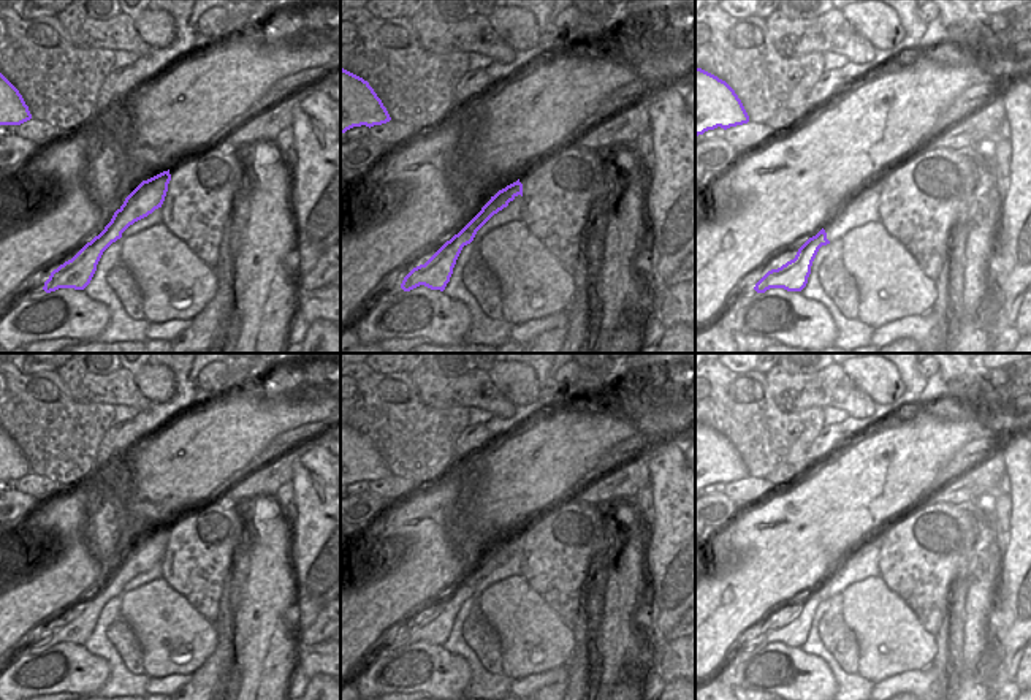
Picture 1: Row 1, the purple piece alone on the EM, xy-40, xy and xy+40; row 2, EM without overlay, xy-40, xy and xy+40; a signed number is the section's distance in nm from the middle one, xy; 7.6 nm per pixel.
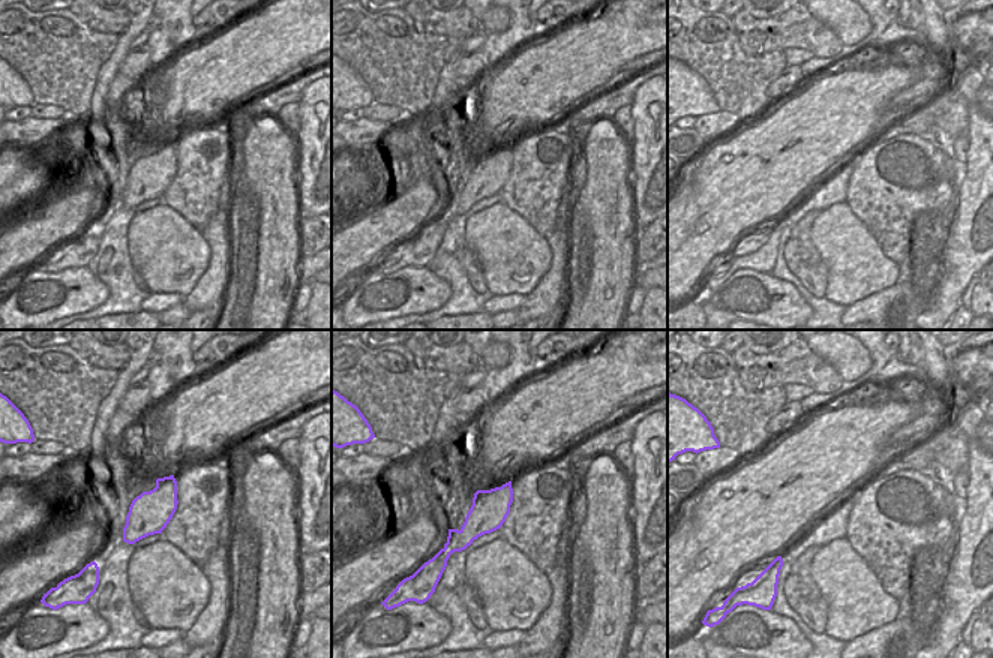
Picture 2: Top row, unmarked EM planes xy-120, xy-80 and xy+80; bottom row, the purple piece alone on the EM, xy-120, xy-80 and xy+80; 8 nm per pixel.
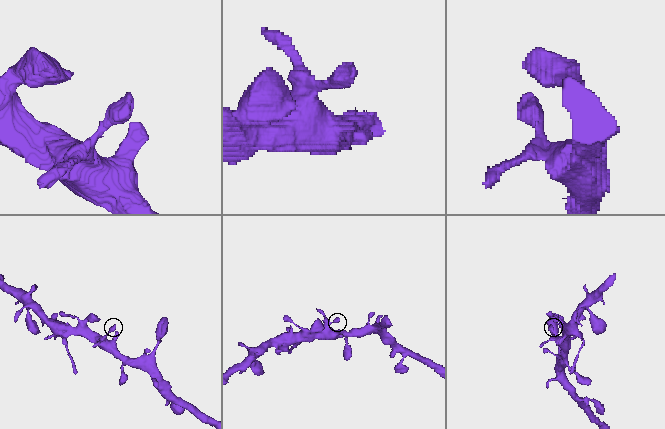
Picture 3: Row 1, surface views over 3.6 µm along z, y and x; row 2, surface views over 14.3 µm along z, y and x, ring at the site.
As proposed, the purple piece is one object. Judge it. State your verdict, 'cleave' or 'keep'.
keep

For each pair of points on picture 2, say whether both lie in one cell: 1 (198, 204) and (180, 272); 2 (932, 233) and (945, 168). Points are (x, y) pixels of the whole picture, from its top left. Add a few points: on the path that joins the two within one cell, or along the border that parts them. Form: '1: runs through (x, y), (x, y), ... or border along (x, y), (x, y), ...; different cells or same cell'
1: border along (164, 204), (168, 204), (201, 231); different cells
2: border along (953, 203), (921, 212), (912, 224), (912, 236); different cells

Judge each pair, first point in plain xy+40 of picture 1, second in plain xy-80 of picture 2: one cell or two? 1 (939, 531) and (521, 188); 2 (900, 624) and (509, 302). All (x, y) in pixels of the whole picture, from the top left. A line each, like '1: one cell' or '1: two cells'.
1: one cell
2: two cells

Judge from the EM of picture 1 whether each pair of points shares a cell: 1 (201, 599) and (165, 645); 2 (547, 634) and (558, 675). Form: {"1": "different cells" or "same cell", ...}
{"1": "different cells", "2": "different cells"}

